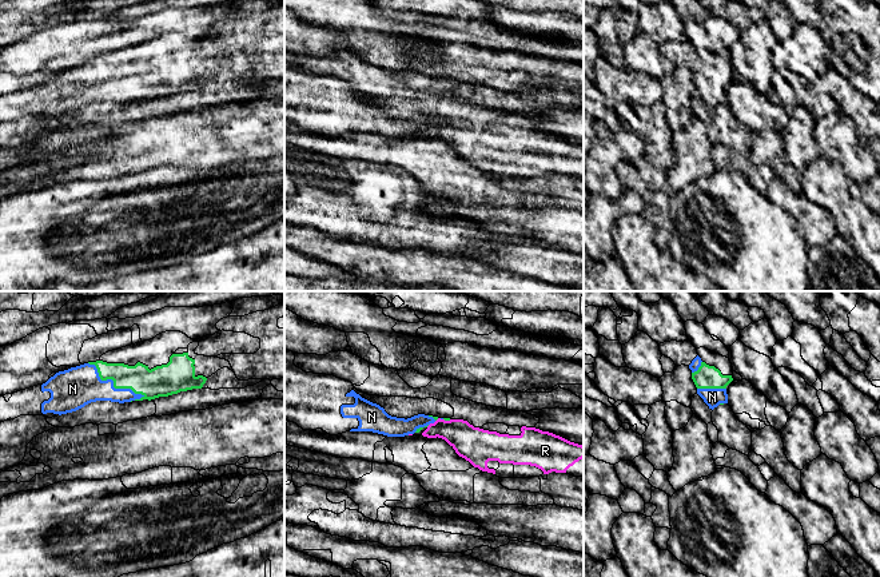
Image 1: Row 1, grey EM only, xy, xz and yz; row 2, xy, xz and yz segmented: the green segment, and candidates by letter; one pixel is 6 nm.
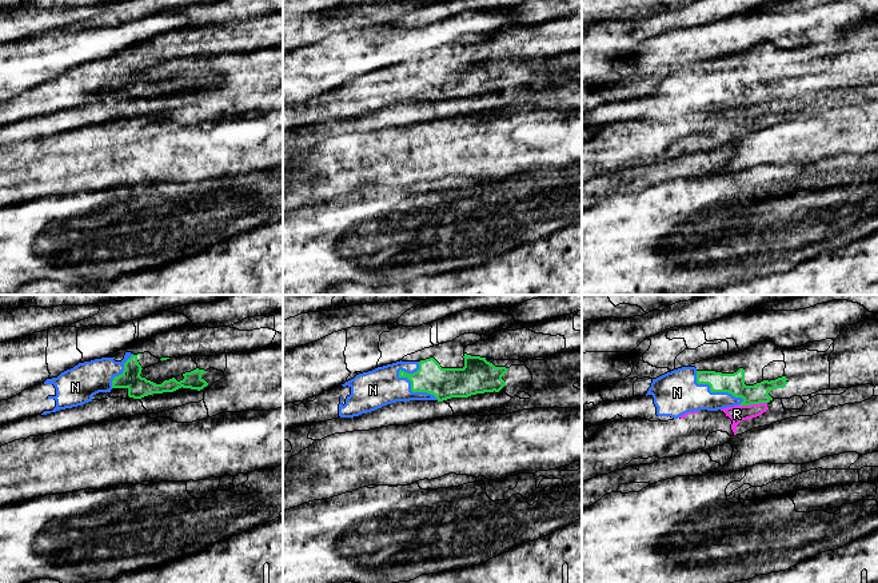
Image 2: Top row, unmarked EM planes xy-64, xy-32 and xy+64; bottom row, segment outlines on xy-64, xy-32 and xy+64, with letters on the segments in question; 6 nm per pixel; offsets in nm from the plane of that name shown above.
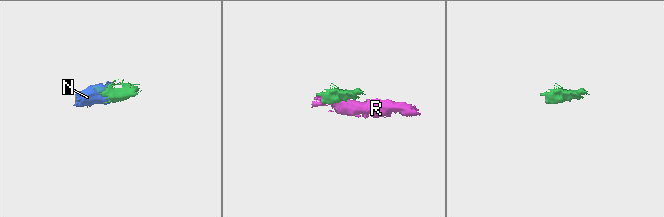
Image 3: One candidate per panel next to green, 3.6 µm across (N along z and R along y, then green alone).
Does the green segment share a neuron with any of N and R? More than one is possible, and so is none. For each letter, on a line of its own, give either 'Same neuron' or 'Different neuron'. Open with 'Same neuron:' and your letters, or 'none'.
Same neuron: N
N: Same neuron
R: Different neuron

